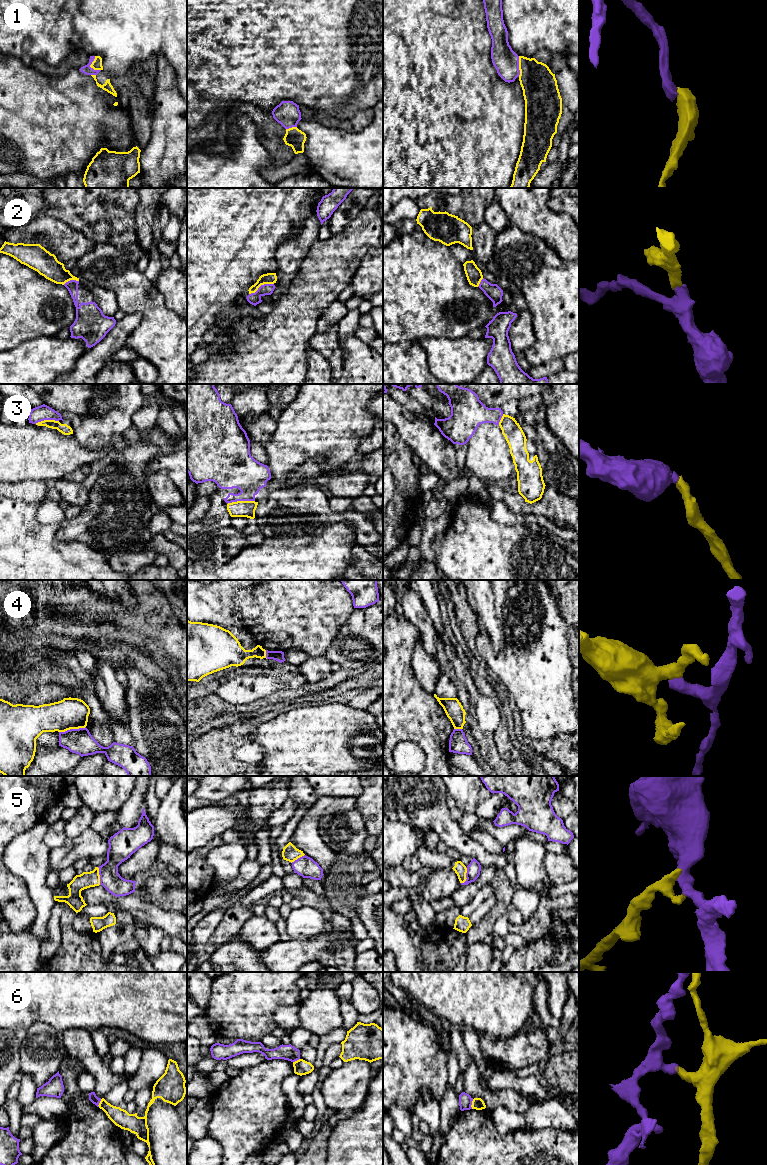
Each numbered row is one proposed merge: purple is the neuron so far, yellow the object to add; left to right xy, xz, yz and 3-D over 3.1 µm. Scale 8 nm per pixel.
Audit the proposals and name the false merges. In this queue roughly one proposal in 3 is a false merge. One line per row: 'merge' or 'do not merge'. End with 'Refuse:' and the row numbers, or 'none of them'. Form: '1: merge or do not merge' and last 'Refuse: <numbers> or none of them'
1: merge
2: merge
3: merge
4: do not merge
5: do not merge
6: do not merge
Refuse: 4, 5, 6

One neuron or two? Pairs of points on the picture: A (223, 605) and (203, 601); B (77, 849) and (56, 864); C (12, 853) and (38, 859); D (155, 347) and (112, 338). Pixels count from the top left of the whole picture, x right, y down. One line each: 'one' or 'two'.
A: one
B: one
C: one
D: two

